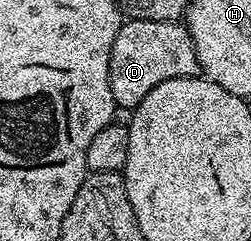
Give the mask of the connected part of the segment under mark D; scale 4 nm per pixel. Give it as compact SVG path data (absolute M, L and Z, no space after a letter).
M127 19L112 42L110 55L110 85L112 98L119 109L133 110L137 104L144 102L160 82L172 78L197 76L200 69L194 43L185 23L177 20L168 22L148 22L147 20Z

